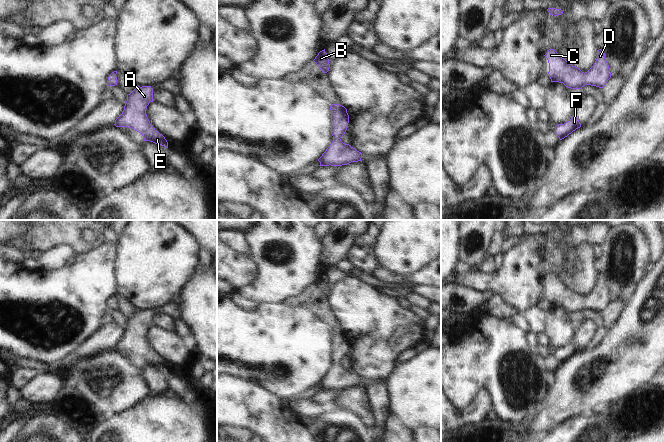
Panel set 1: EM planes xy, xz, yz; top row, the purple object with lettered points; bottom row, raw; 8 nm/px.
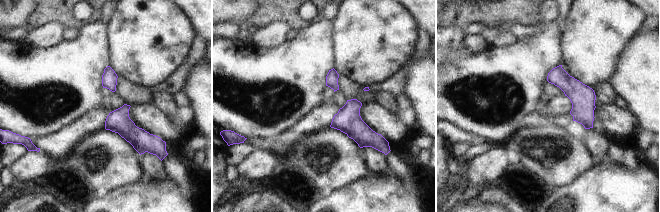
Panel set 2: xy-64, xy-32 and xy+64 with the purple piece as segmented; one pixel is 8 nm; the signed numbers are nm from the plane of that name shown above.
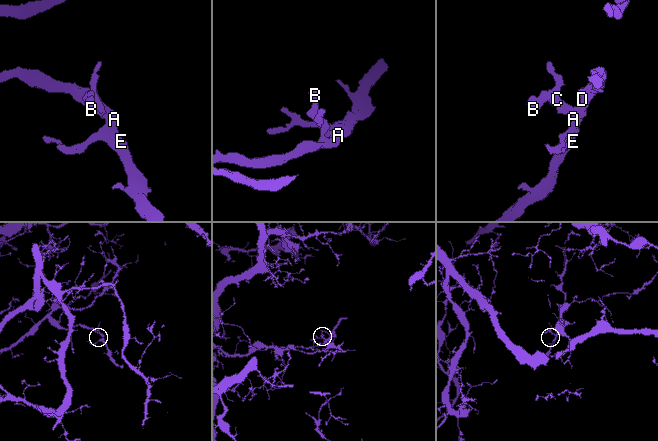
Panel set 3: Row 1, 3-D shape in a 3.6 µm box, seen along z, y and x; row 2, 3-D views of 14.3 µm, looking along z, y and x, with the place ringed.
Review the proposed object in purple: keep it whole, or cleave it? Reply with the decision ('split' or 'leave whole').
leave whole

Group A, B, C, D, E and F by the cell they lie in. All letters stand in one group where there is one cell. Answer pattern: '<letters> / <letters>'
A B C D E F

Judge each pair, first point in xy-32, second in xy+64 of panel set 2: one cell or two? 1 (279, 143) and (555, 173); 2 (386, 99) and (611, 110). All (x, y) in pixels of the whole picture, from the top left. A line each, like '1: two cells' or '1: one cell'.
1: two cells
2: two cells

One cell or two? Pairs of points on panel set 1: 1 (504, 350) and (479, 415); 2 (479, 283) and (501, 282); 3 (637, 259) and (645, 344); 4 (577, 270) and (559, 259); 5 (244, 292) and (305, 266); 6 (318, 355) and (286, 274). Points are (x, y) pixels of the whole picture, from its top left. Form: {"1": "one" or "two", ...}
{"1": "two", "2": "one", "3": "two", "4": "two", "5": "one", "6": "two"}

